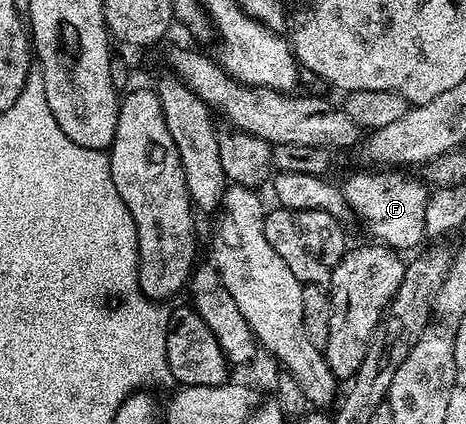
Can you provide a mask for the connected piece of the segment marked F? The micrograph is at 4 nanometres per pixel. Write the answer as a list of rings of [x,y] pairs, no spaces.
[[[384,169],[384,174],[351,174],[341,182],[346,209],[355,213],[361,221],[367,222],[372,239],[396,252],[414,251],[424,234],[425,208],[429,197],[428,187],[423,187],[415,178],[394,174],[394,169]]]

